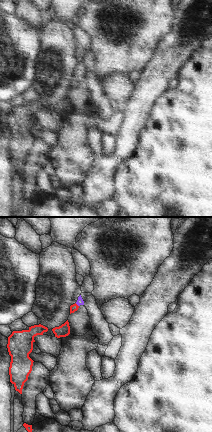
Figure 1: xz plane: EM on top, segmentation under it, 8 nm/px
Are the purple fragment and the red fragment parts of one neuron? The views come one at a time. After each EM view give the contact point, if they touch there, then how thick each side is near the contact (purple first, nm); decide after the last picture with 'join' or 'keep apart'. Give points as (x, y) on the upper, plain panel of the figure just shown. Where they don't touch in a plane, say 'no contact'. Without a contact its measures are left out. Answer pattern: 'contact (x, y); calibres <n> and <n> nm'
contact (77, 80); calibres 50 and 60 nm

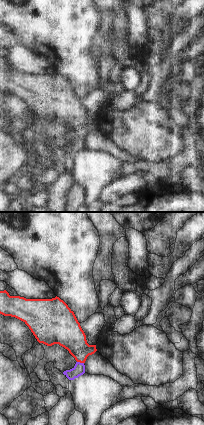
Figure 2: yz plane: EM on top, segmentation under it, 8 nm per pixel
contact (79, 138); calibres 100 and 220 nm

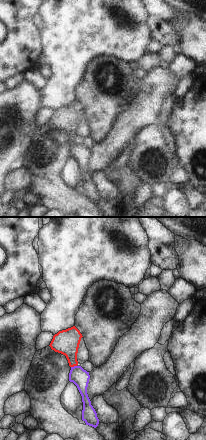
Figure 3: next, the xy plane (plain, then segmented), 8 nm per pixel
contact (74, 142); calibres 140 and 200 nm

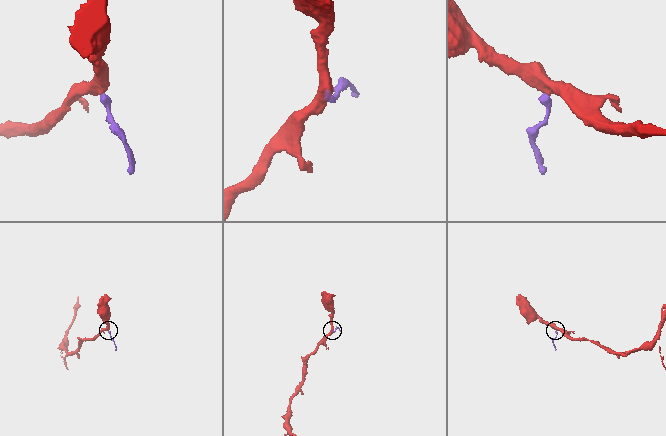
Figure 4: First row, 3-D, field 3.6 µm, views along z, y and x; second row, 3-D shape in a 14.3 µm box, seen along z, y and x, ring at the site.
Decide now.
join

